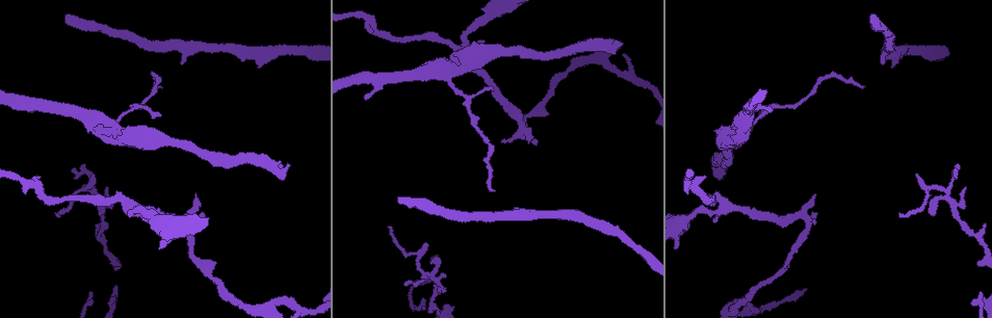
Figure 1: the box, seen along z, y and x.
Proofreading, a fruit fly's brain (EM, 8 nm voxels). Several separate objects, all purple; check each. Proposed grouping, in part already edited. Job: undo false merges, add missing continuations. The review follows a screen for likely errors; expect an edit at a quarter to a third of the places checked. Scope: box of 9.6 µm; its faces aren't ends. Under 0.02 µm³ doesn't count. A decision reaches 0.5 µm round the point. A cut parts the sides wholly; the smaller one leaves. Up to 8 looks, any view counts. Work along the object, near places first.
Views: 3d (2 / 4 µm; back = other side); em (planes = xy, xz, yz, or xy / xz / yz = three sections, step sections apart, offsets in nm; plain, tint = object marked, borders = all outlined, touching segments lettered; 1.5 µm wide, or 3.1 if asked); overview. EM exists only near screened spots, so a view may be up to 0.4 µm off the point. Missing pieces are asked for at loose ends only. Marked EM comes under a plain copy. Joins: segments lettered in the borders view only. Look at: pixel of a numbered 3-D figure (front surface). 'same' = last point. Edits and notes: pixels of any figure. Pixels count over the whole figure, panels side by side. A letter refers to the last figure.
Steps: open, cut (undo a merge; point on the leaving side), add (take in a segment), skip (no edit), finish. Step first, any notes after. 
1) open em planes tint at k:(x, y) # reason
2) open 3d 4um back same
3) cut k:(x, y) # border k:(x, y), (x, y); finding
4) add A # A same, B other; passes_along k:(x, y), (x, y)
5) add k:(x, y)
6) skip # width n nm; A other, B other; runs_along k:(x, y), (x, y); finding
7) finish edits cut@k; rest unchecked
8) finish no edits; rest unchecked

open em planes borders at 1:(107, 187) # branch stops here

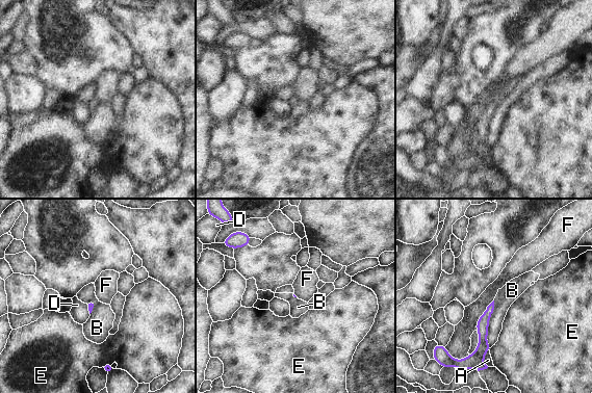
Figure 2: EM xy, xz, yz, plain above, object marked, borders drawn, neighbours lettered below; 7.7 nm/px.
skip # longest_contact B 360 nm; A other, B other, D other, E other, F other; runs_along 2:(491, 307), (483, 321), (480, 359); no lettered segment goes on from it

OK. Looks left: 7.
open 3d 4um back at 1:(898, 213) # thin end

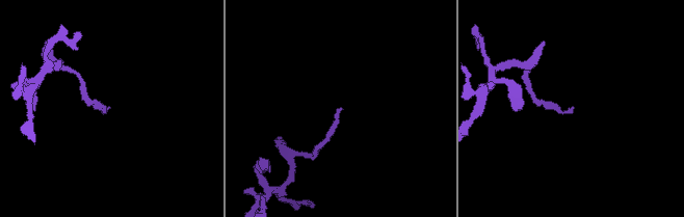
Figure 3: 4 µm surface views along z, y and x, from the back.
open em xy step 8 borders at 3:(341, 108)

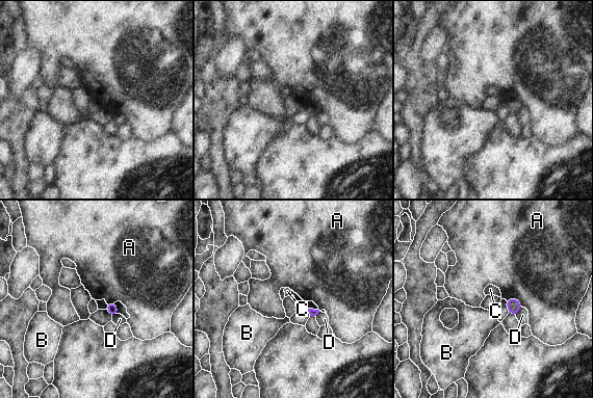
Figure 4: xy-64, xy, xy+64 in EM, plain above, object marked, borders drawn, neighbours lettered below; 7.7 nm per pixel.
open em planes borders same # another direction

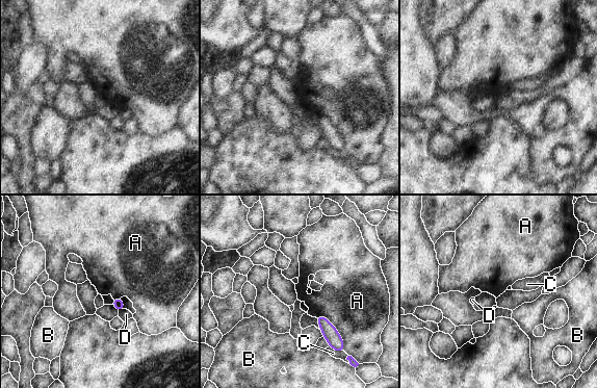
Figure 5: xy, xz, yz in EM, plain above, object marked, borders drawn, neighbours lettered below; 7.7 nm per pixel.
skip # A other, B other, C other, D other; border 5:(316, 315), (336, 329), (344, 347); no lettered segment goes on from it

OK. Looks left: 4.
open 3d 4um at 1:(768, 110) # free end

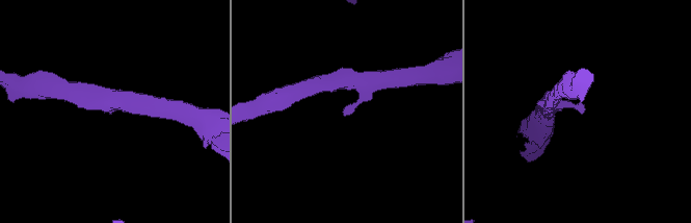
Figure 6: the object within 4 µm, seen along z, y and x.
open em planes borders at 6:(580, 113)

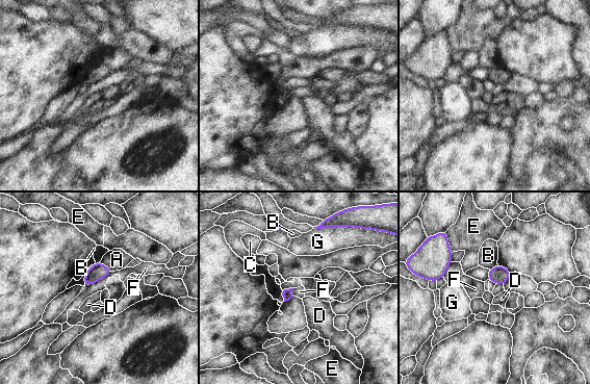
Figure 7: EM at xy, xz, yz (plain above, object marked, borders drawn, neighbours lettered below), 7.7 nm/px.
skip # A other, B other, C other, D other, E other, F other, G other; none of them fits

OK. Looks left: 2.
finish no edits; rest unchecked

